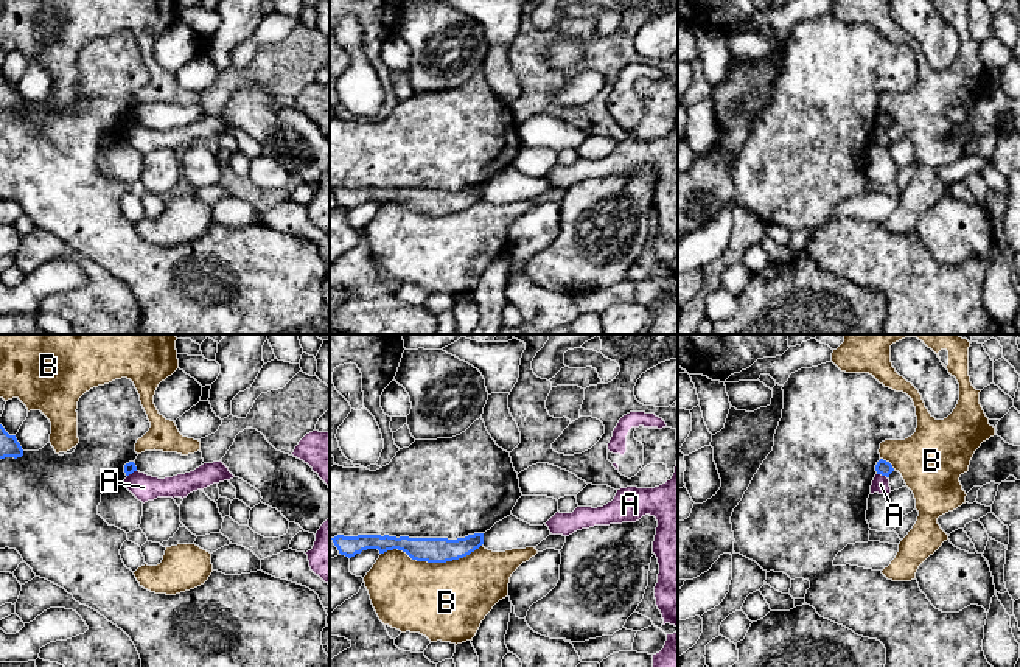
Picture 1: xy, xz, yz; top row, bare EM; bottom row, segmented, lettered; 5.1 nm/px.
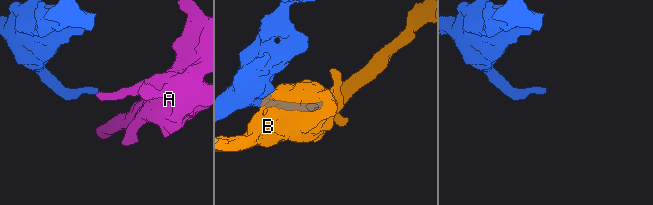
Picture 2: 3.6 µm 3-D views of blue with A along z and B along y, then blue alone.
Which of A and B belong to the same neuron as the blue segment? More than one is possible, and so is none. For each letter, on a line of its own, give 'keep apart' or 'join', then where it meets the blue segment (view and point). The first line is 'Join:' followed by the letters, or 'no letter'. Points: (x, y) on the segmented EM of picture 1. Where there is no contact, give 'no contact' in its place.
Join: no letter
A: keep apart | yz (882, 474)
B: keep apart | xz (431, 562)

